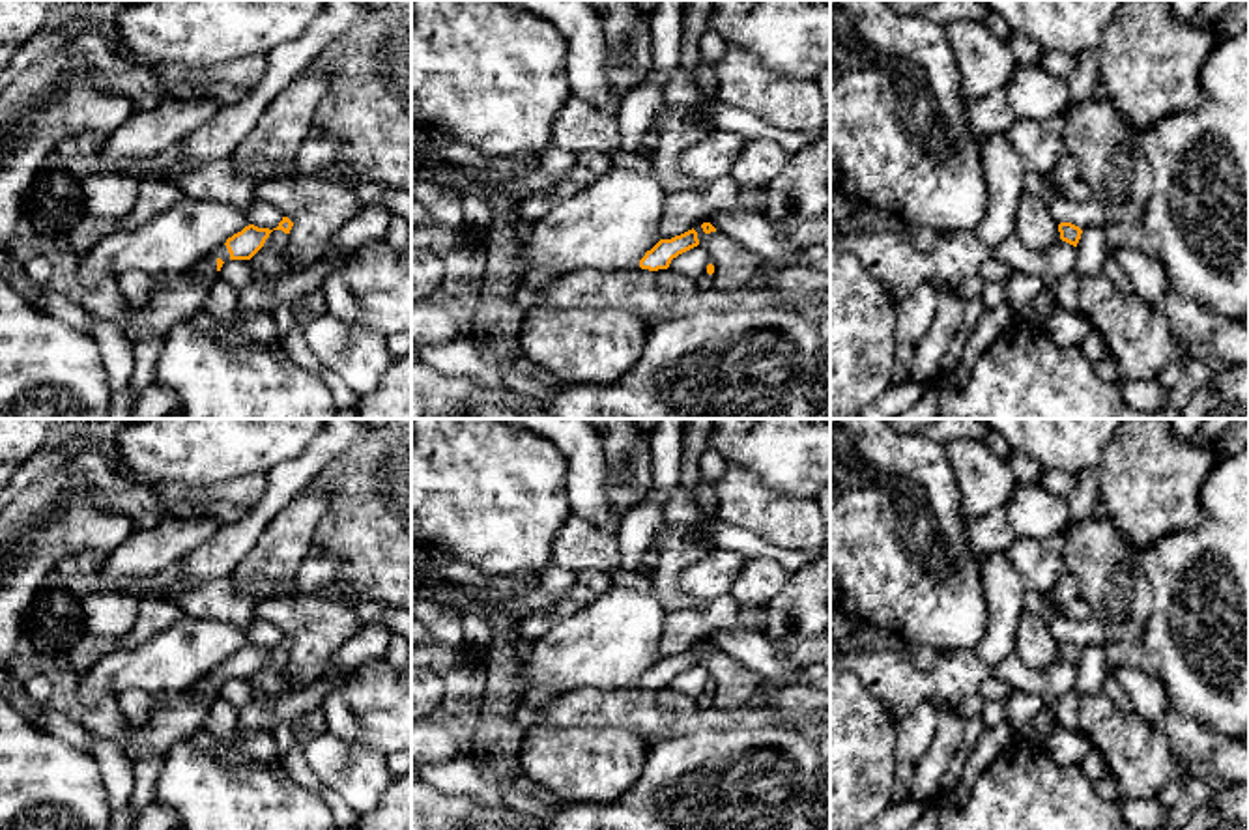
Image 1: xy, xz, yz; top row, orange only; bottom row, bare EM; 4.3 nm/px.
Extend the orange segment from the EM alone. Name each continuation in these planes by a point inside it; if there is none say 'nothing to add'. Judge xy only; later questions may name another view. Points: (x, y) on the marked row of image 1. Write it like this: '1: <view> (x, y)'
1: xy (206, 270)

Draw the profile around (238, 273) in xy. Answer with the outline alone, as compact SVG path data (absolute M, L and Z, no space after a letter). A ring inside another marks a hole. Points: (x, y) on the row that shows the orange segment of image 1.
M228 260L219 273L236 292L247 288L254 279L254 267L249 260Z

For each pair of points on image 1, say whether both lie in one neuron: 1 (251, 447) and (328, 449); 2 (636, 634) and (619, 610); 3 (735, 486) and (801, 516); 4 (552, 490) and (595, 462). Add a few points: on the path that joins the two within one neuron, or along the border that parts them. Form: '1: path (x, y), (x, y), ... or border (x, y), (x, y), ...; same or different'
1: border (316, 438), (298, 457), (268, 472); different
2: path (631, 629), (621, 615); same
3: path (752, 503), (771, 516), (784, 516); same
4: border (550, 440), (567, 460), (567, 501), (573, 513); different

